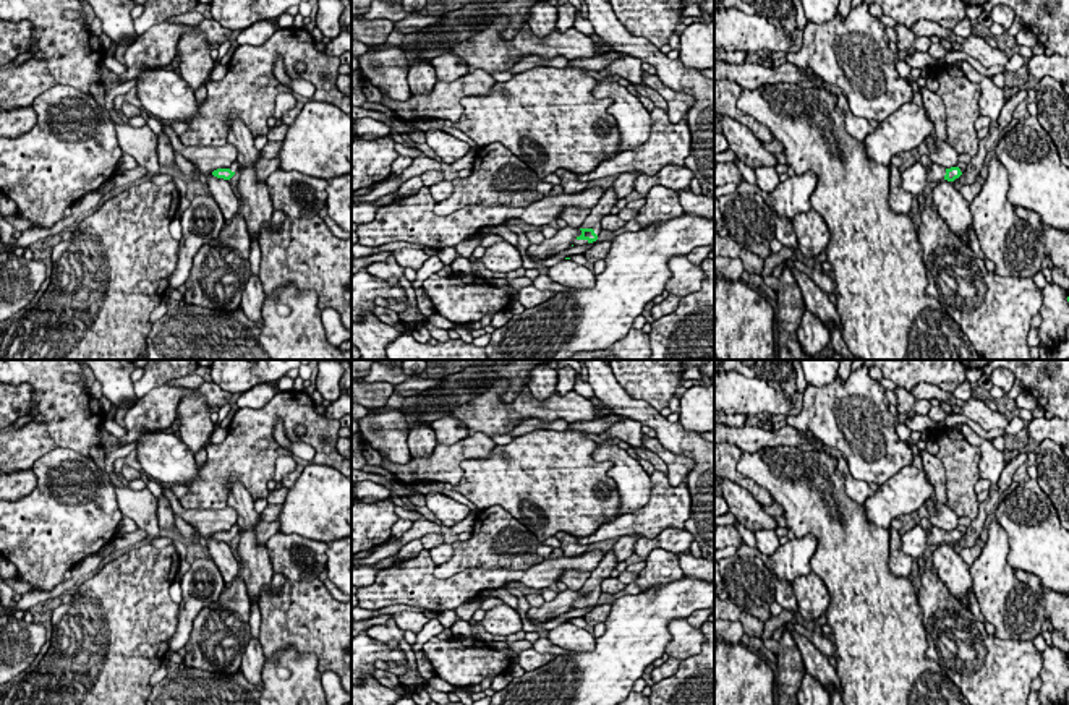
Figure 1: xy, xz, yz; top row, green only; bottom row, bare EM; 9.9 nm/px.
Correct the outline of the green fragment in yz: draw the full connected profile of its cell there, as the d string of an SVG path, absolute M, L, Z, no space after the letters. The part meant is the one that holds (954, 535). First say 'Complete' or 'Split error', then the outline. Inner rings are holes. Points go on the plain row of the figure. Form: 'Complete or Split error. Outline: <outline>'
Split error. Outline: M931 527L926 532L926 545L931 549L933 546L938 546L941 543L948 543L948 545L954 545L956 541L959 541L962 538L959 530L951 530L946 532L943 528L938 527Z

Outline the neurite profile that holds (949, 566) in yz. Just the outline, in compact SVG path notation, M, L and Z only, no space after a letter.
M941 543L930 549L930 566L949 588L957 606L967 613L969 592L973 590L970 567L954 551L952 545Z

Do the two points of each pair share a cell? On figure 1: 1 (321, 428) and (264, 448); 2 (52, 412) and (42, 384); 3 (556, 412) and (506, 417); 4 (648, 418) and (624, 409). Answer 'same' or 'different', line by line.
1: same
2: same
3: same
4: same

